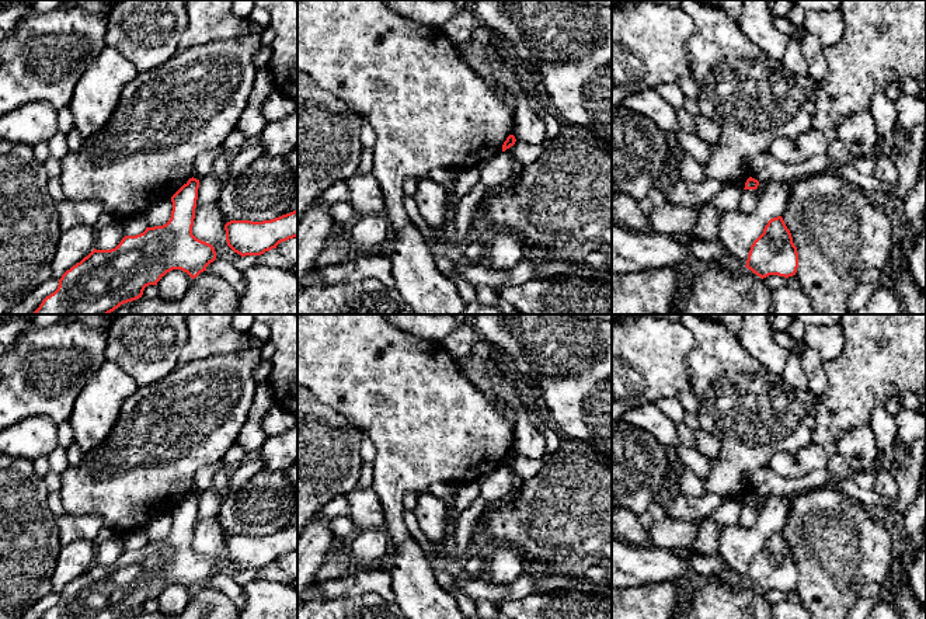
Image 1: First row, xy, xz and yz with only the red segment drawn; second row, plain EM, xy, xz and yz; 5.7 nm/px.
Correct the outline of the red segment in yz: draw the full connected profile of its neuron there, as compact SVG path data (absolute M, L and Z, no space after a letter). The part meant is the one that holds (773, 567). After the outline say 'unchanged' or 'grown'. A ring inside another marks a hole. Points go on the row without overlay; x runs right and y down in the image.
M781 531L767 536L763 547L751 560L745 581L762 594L769 590L796 590L798 567Z; unchanged

